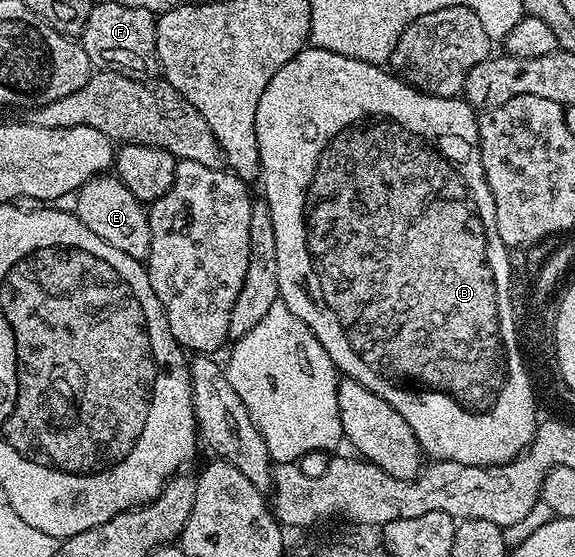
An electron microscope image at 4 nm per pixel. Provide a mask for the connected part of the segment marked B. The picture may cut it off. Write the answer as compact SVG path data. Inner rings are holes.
M308 45L293 57L277 73L273 73L273 81L265 85L265 93L261 93L261 102L257 105L257 145L259 146L259 166L261 168L261 184L263 183L263 195L267 208L271 210L271 220L273 221L273 233L277 237L277 285L279 286L279 298L282 303L289 305L293 317L302 321L308 329L321 341L321 345L329 353L329 357L335 362L336 368L346 378L356 379L365 389L377 393L405 421L409 421L409 429L417 437L419 446L432 460L442 461L452 459L461 465L477 465L478 467L490 467L493 463L507 463L515 459L532 446L535 434L531 432L531 391L527 391L527 379L523 379L523 367L519 367L519 355L515 347L515 335L511 335L511 316L517 313L517 306L511 300L511 283L513 276L511 273L511 256L509 249L501 241L499 236L499 218L495 212L495 202L493 193L485 181L485 169L481 165L481 149L479 148L479 115L476 108L472 107L466 99L456 97L446 99L436 95L427 95L412 87L410 83L404 81L398 74L384 69L377 63L366 63L353 57L345 57L341 53L333 53L329 49L321 49L314 45Z

